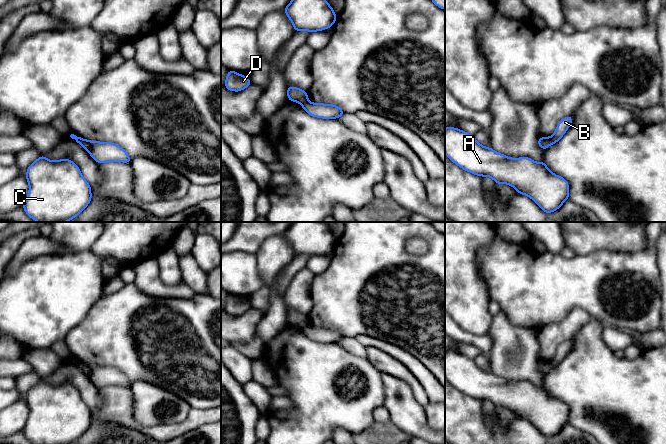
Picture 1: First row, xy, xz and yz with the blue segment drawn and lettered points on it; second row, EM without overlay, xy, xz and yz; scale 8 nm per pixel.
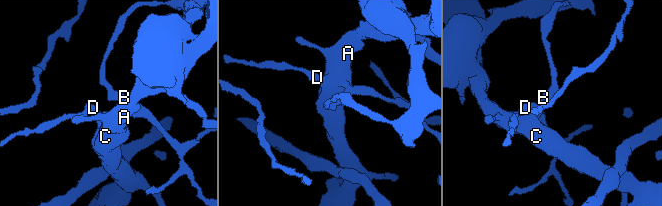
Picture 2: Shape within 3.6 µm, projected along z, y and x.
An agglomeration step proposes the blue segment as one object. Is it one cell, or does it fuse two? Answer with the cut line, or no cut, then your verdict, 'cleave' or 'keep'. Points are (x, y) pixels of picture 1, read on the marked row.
cut in yz along (549, 137), (551, 144); cleave

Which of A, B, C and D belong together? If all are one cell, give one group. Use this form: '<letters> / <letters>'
A C D / B

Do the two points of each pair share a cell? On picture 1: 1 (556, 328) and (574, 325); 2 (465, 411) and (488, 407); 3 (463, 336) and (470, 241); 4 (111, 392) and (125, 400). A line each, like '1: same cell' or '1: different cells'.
1: same cell
2: different cells
3: different cells
4: same cell

